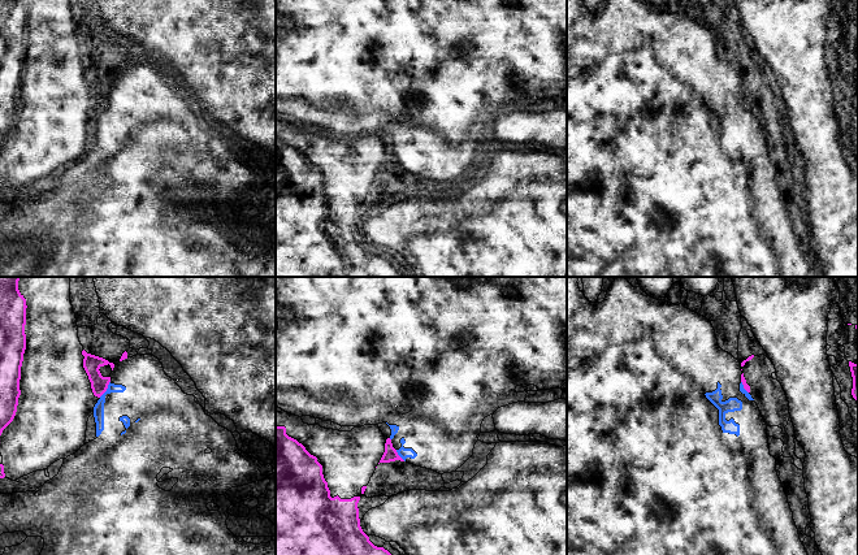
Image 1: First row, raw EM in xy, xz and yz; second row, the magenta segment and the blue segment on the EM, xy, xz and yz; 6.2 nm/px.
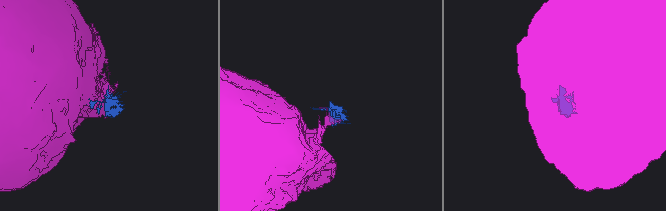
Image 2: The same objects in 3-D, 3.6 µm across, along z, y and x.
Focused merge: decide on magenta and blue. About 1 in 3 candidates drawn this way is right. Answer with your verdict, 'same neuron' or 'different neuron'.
different neuron

